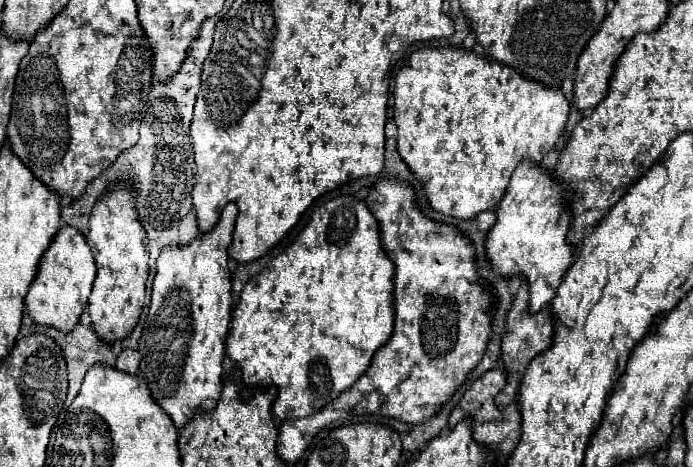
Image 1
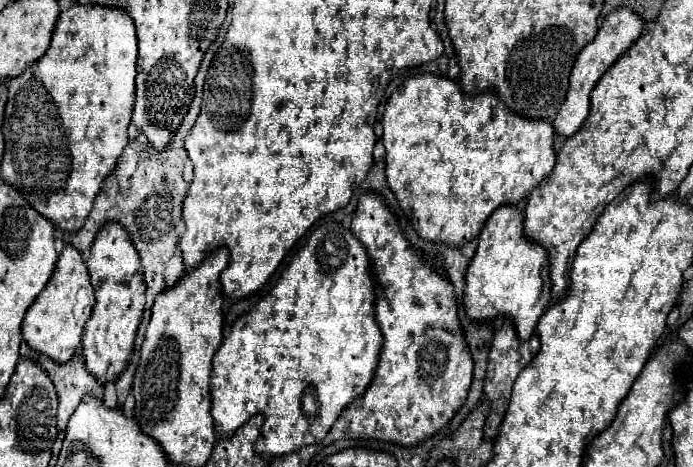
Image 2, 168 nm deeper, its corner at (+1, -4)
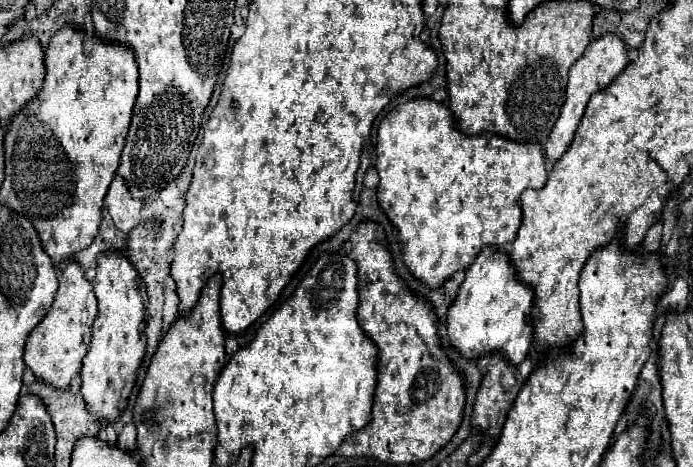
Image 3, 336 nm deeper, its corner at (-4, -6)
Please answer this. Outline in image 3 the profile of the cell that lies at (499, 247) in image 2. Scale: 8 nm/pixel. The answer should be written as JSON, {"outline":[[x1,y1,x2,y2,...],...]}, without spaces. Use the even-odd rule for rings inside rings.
{"outline":[[484,248,466,270,458,296,446,312,450,346,466,360,478,360,486,354,502,352,510,364,520,364,528,356,534,336,534,328,528,320,532,300,534,292,516,280,516,270,508,256,500,250]]}

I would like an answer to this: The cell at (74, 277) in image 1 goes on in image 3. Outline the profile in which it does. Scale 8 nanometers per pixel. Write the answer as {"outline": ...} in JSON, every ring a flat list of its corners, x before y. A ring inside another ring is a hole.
{"outline":[[70,262,60,276,60,286,52,302,52,308,42,318,42,322,32,330,26,342,24,362,40,382,56,388,70,386,70,382,80,372,82,358,88,352,90,336,92,336,90,332,92,332,92,322,96,318,96,312,98,312,98,302,92,284,84,278,82,266]]}

